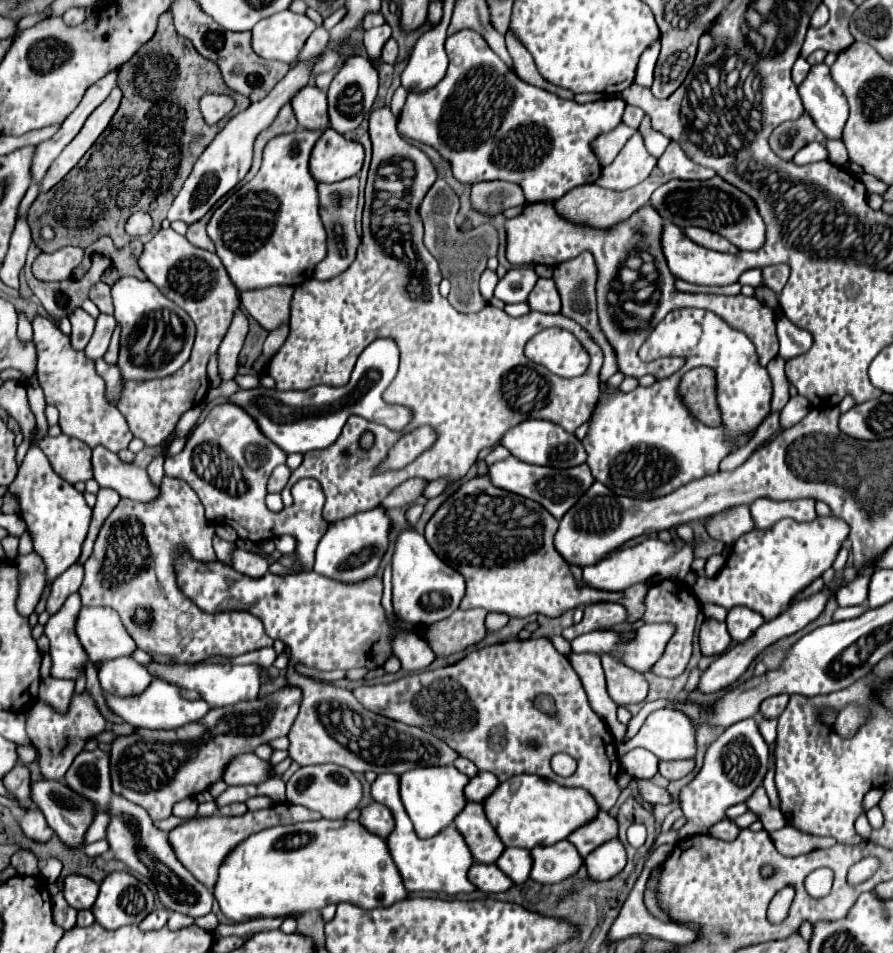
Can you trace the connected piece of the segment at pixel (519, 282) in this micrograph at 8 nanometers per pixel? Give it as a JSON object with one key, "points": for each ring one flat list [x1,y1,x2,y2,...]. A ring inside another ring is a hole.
{"points":[[512,268,506,272,506,276,498,282,494,296,502,300,504,304,516,304,516,302,526,302,530,290,534,288,538,276,534,268]]}

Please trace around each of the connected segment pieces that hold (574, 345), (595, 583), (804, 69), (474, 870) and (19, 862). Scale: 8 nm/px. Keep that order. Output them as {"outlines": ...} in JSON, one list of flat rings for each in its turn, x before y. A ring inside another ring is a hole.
{"outlines":[[[546,328,526,344,526,358,534,364,546,366,562,378,582,376,588,368,588,354,568,330]],[[646,538,644,542,640,542,636,546,614,550,606,558,602,558,598,564,586,566,584,582,596,590,620,592,620,590,630,588,630,584,646,582,656,574,660,574,662,578,684,580,684,576,690,572,690,564,694,560,694,548,696,548,696,542,684,542,684,540,662,542,658,538]],[[798,58,794,68,792,68,792,80,794,80,794,84,802,84,802,80,808,76,808,70,810,70,810,64,804,58]],[[472,864,468,870,468,880,482,892,506,892,512,886,512,880,508,880,496,864]],[[18,848,12,856,12,866,18,870,18,874,40,874,38,858,28,848]]]}

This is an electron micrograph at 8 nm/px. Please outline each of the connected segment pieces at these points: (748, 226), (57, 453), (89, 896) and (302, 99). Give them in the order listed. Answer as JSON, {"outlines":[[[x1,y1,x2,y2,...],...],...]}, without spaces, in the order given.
{"outlines":[[[714,176,710,180,670,180,662,184,658,190,654,190,650,204,662,220,676,224,678,228,688,226,700,226,706,230,712,230,726,240,730,240,740,250,758,250,766,240,766,226,762,218,758,216,756,204,750,196,746,196,742,190,734,188,720,176]],[[64,434,56,438,44,436,36,438,36,446,46,454,54,472,60,474,66,482,76,484,92,478,92,464,90,464,92,450,80,440,74,440]],[[86,876,64,878,64,898,76,910,90,910,98,896,98,884]],[[306,86,298,90,290,100,296,120,302,128,324,130,328,126,328,104,326,94,316,86]]]}

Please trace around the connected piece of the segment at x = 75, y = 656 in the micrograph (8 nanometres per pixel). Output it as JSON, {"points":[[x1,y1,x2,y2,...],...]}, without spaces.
{"points":[[70,594,66,604,62,606,62,612,54,614,44,634,50,640,50,656,52,656,52,678,64,678,64,680,78,680,88,664,88,656,74,632,76,616,80,610,80,594]]}

